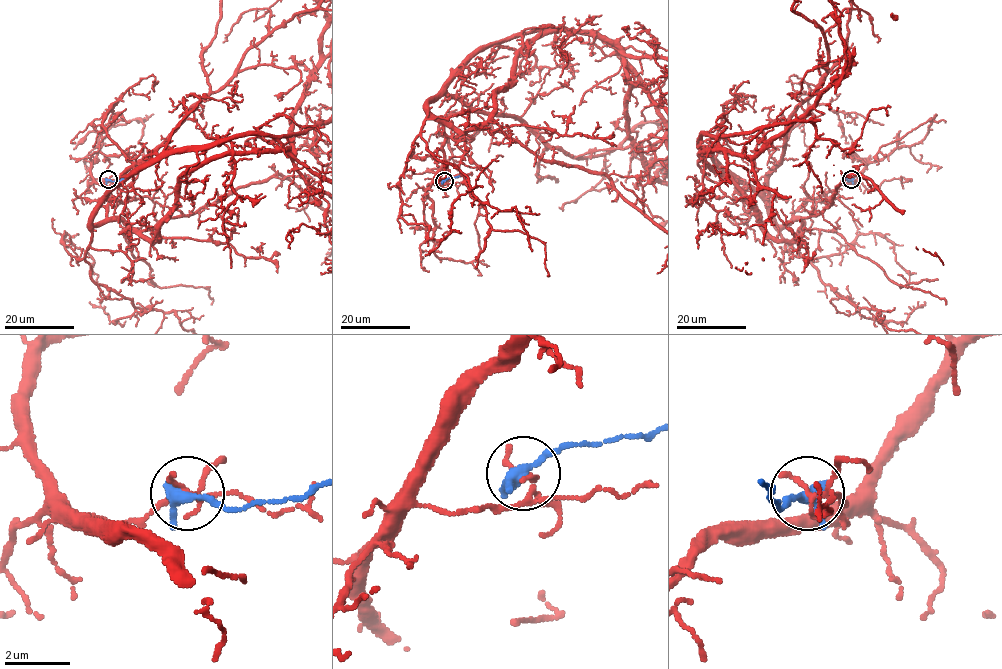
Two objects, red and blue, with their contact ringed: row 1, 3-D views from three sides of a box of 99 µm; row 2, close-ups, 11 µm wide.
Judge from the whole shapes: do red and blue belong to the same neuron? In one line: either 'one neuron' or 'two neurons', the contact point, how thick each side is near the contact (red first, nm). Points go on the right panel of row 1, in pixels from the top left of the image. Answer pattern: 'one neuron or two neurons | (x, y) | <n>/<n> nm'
two neurons | (851, 179) | 120/320 nm

